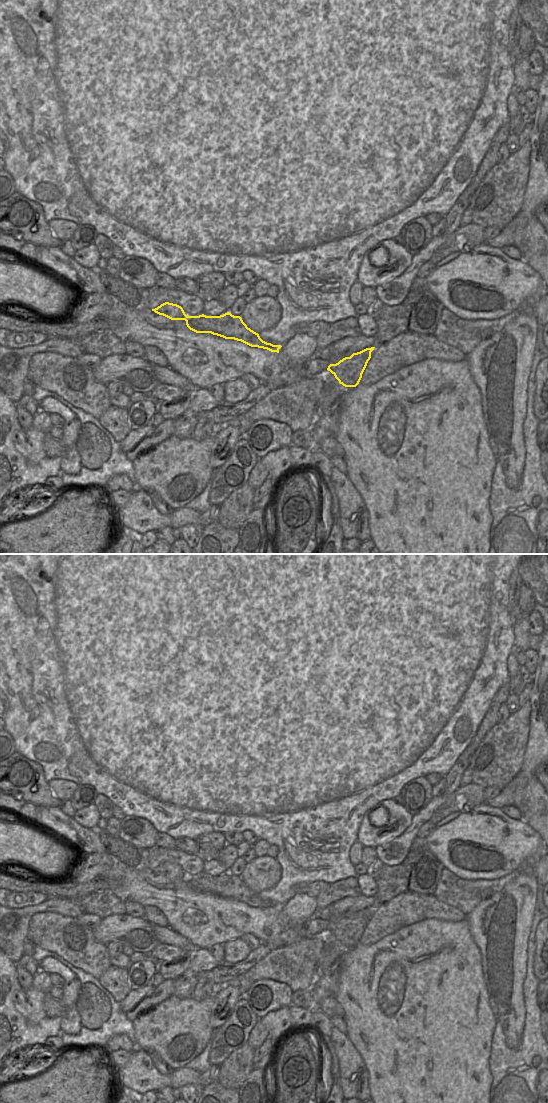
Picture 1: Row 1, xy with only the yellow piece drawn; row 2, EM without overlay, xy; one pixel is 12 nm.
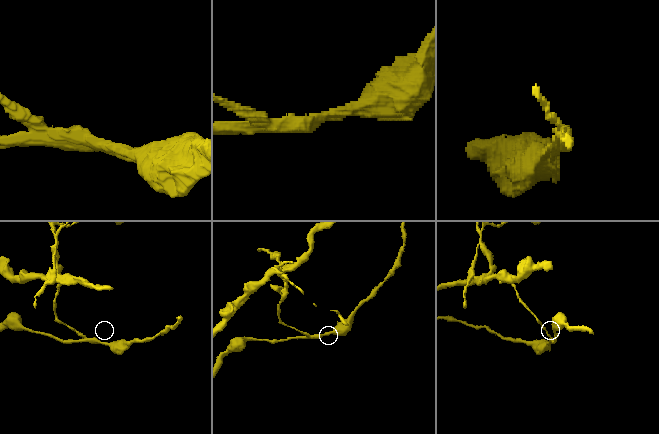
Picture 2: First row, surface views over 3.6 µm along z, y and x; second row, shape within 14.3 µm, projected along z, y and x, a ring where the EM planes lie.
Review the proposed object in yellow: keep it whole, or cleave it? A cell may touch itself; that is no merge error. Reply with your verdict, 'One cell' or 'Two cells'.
Two cells.

